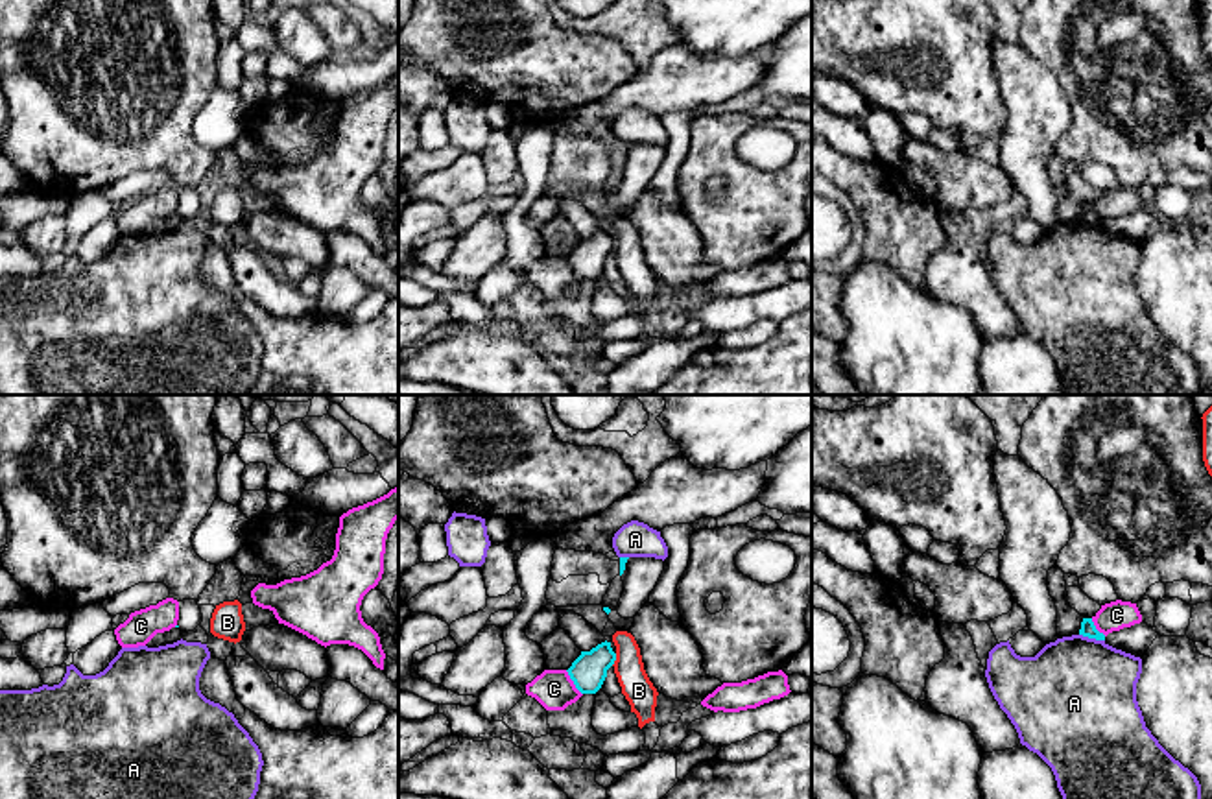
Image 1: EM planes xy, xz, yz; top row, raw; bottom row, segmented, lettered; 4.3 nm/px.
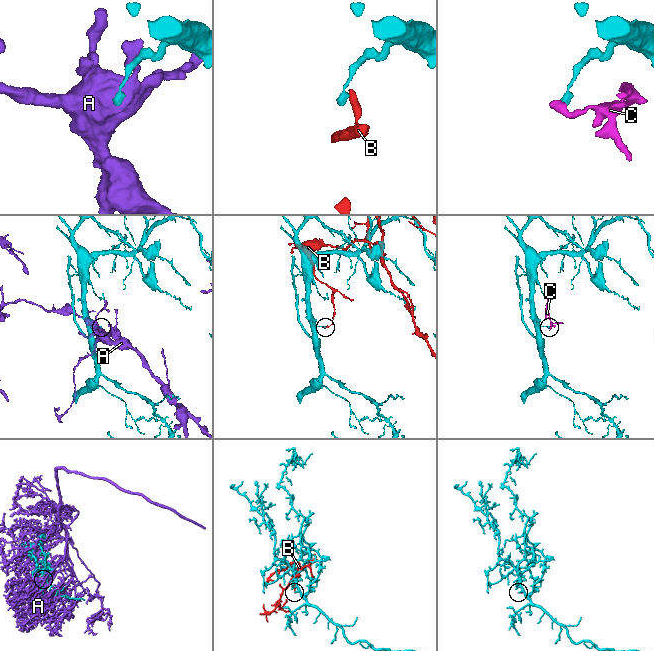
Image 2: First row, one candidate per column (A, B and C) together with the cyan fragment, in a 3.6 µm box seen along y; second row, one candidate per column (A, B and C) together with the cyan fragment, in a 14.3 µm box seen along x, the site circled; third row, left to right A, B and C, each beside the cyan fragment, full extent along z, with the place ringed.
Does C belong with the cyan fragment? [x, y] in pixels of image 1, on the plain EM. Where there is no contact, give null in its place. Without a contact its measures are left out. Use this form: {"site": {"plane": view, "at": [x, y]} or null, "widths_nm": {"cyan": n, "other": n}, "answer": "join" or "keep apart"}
{"site": {"plane": "xz", "at": [574, 270]}, "widths_nm": {"cyan": 160, "other": 170}, "answer": "keep apart"}

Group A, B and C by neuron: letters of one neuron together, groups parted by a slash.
A / B / C

